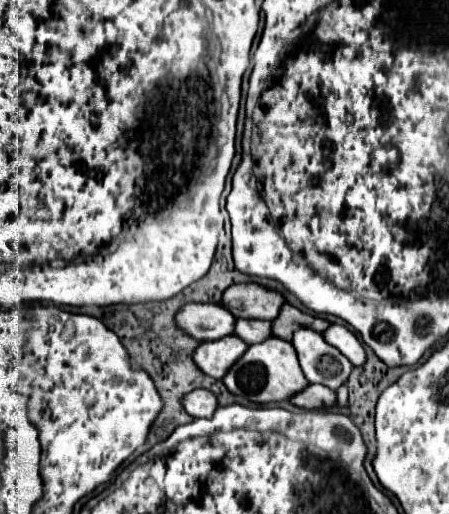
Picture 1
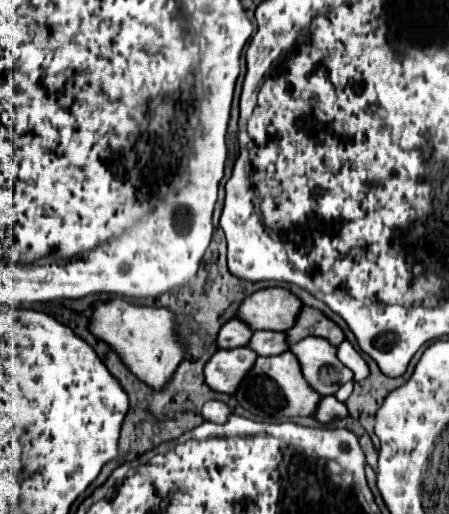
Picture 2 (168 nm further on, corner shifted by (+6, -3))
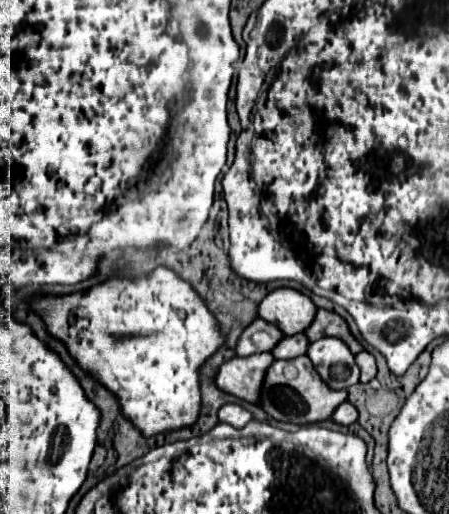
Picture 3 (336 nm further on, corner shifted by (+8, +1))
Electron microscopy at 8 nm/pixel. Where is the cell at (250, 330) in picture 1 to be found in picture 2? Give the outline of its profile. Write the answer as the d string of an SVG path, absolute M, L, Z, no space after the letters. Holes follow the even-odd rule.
M257 330L253 332L253 338L249 346L259 354L259 356L277 356L279 352L289 350L285 332L267 332L267 330Z

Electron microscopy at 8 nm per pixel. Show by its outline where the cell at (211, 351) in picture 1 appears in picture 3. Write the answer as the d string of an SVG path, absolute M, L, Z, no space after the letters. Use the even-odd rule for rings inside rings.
M269 352L251 354L251 356L233 356L223 362L217 370L215 384L245 402L257 402L257 388L261 388L261 376L265 376L265 368L269 368L269 360L273 356Z

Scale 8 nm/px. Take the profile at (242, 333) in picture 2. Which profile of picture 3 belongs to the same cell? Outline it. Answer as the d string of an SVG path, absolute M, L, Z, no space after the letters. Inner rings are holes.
M255 318L239 336L235 354L249 356L249 354L257 354L257 352L269 352L269 348L273 348L273 344L277 344L277 340L281 340L279 328L273 328L273 324L267 324L265 320Z

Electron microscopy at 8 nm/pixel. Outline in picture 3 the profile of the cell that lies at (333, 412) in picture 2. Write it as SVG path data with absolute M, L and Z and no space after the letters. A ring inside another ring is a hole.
M343 402L343 404L339 404L337 408L335 408L335 412L333 412L333 416L331 416L337 424L353 424L353 422L357 422L357 410L355 410L355 406L353 404L349 404L349 402Z

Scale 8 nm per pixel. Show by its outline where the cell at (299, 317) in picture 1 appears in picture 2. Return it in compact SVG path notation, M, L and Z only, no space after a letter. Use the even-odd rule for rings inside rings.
M305 306L297 318L297 324L287 332L289 344L295 344L307 336L321 336L327 338L333 346L339 346L345 340L343 330L329 320L321 310Z

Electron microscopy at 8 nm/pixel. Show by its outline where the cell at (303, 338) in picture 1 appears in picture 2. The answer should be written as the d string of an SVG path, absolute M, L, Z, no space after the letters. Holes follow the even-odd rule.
M309 336L291 346L291 352L299 358L303 376L321 394L335 394L345 382L353 380L351 370L335 356L335 346L329 340Z

